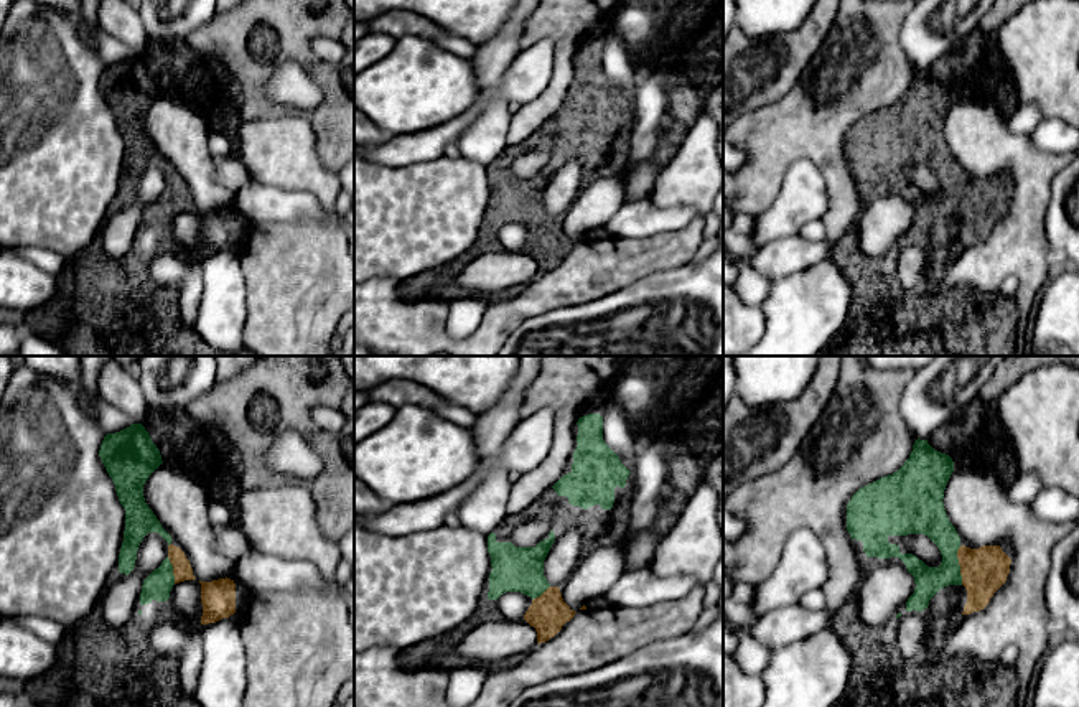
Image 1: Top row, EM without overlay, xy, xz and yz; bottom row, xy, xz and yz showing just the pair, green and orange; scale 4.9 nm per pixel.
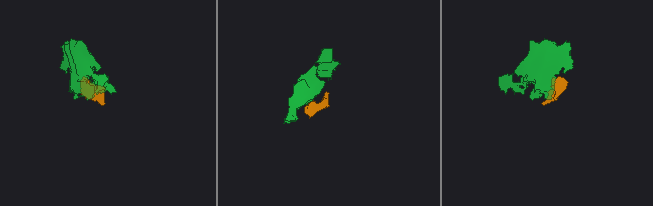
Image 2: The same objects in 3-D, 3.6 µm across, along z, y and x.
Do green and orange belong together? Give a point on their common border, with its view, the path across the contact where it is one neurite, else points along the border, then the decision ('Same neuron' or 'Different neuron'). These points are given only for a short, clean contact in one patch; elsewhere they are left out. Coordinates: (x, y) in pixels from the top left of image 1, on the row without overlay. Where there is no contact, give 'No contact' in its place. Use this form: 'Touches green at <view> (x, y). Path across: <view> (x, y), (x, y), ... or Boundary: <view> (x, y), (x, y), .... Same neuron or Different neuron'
Touches green at yz (959, 196). Path across: yz (933, 154), (948, 170), (959, 196), (984, 201). Same neuron

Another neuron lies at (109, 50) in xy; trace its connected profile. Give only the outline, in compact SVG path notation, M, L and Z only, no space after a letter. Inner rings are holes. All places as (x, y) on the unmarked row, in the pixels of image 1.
M79 21L77 28L86 44L104 64L115 64L132 56L130 48L117 38L107 35L102 28L96 30L87 21Z

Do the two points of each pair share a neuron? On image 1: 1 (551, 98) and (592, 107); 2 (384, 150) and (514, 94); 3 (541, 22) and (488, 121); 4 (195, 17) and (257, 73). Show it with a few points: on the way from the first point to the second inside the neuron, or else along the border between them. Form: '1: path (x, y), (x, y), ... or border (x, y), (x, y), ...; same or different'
1: border (564, 106), (541, 127); different
2: path (417, 149), (450, 132), (481, 103); same
3: border (514, 107), (511, 126), (506, 132), (506, 144); different
4: border (213, 17), (183, 40); different

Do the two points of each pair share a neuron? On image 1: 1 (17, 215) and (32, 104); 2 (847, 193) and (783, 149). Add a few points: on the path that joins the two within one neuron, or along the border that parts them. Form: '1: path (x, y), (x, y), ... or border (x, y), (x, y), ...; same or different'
1: path (17, 187), (17, 152), (27, 132); same
2: path (837, 175), (812, 149), (801, 149); same

